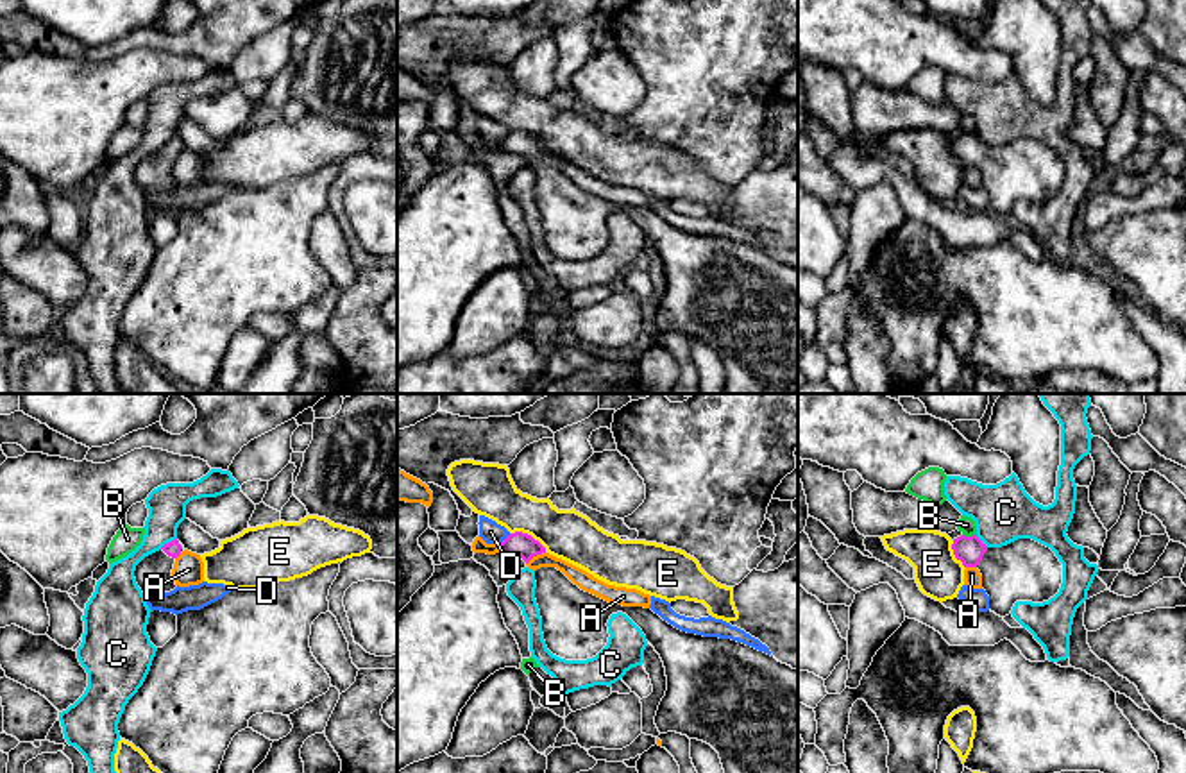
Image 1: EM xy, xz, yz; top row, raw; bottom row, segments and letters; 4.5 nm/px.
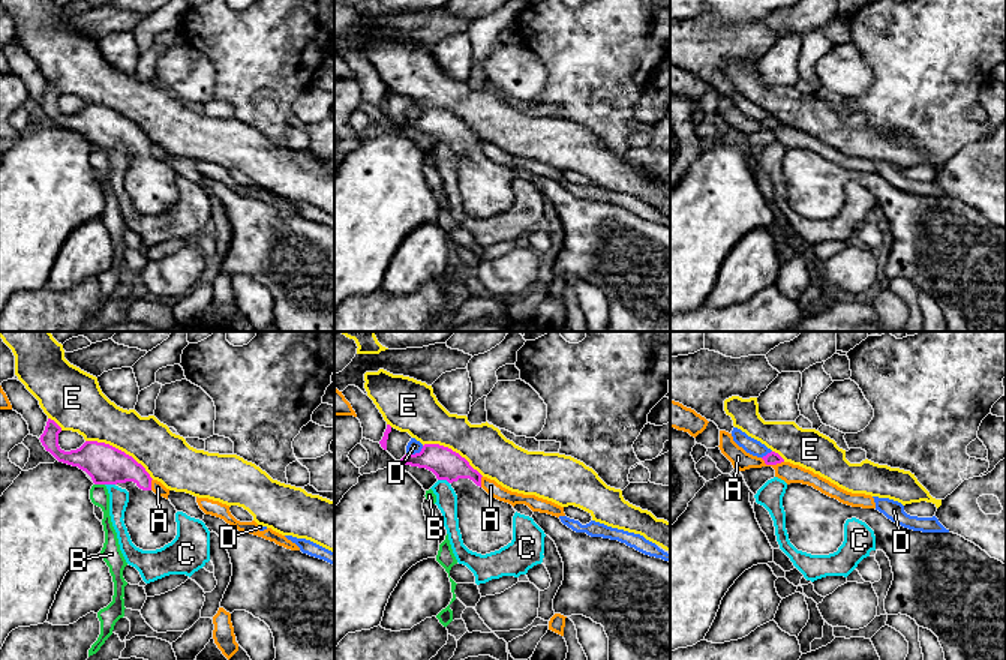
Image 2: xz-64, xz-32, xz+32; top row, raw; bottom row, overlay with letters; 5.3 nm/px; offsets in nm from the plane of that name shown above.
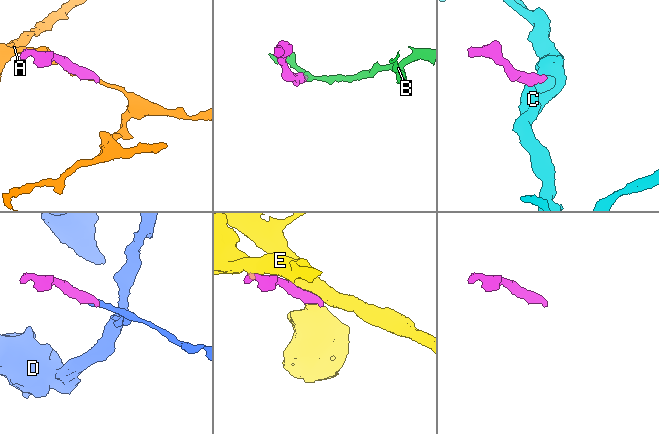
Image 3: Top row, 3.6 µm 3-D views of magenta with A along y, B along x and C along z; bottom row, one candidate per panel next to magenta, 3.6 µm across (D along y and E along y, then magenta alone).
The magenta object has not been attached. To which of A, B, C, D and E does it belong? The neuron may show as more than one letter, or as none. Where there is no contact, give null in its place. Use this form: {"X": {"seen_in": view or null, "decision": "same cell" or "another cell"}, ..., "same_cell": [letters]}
{"A": {"seen_in": "xz", "decision": "another cell"}, "B": {"seen_in": "yz", "decision": "another cell"}, "C": {"seen_in": "xy", "decision": "another cell"}, "D": {"seen_in": "xz", "decision": "another cell"}, "E": {"seen_in": "xz", "decision": "another cell"}, "same_cell": []}

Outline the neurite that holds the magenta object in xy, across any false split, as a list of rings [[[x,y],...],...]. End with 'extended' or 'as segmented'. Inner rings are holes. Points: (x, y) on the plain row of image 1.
[[[175,138],[165,143],[159,150],[145,156],[134,170],[134,177],[143,195],[157,195],[174,190],[177,184],[172,179],[175,157],[184,150],[184,145]]]; extended

